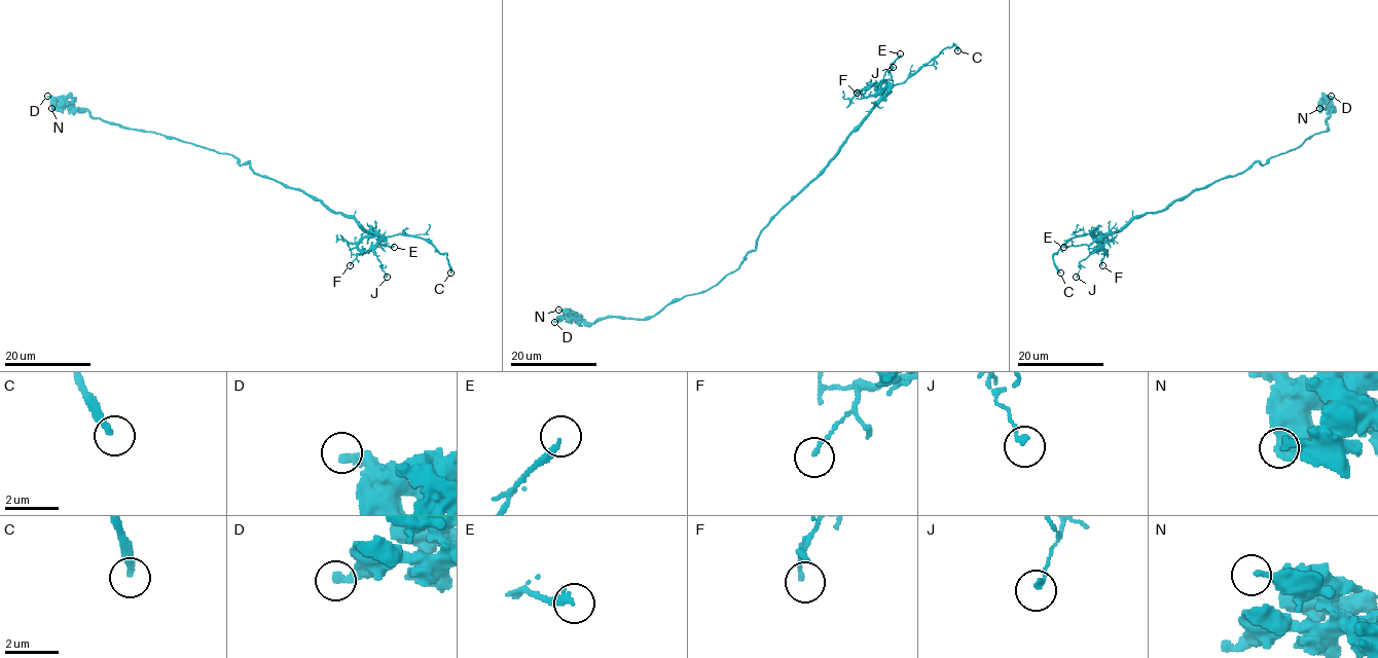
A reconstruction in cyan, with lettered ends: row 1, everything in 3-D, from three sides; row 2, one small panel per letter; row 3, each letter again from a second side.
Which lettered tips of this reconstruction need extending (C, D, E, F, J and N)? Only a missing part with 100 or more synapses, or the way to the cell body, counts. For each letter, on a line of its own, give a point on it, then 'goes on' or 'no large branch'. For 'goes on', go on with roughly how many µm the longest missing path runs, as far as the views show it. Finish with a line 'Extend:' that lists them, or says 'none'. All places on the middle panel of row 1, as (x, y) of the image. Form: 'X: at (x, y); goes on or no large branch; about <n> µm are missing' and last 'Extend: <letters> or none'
C: at (957, 50); goes on; about 4 µm are missing
D: at (554, 322); no large branch
E: at (900, 53); no large branch
F: at (857, 93); no large branch
J: at (893, 67); no large branch
N: at (558, 309); no large branch
Extend: C

